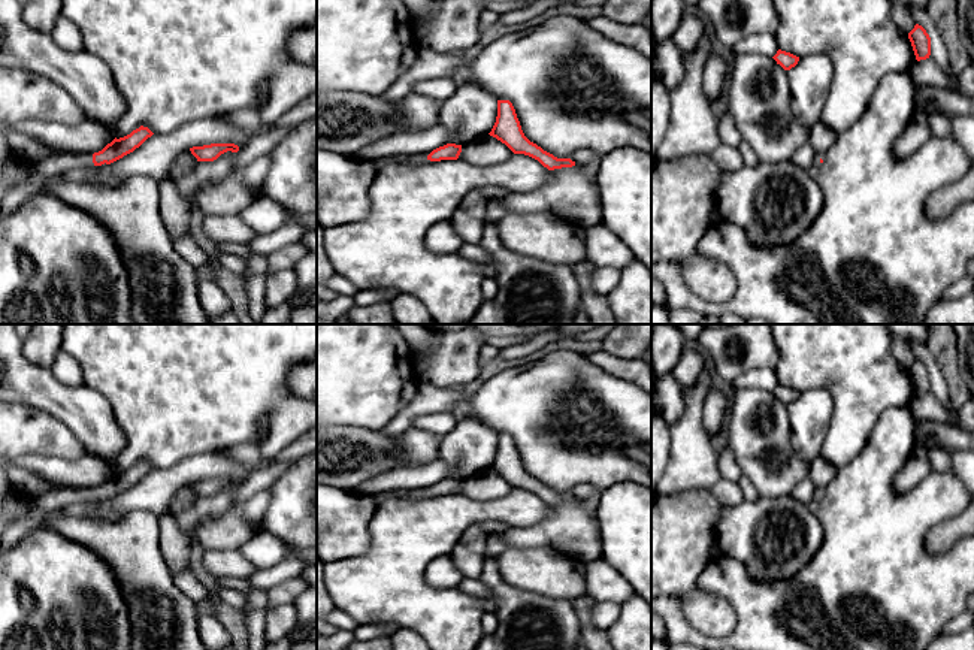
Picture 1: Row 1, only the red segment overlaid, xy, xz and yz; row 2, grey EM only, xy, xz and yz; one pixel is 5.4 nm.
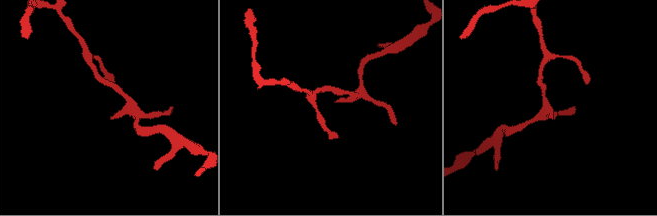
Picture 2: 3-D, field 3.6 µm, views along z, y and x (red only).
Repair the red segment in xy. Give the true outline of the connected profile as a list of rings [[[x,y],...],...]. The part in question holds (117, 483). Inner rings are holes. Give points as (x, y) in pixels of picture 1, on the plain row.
[[[140,460],[130,469],[114,474],[102,486],[94,489],[61,489],[36,496],[30,513],[12,523],[0,541],[0,553],[13,547],[22,536],[33,530],[42,530],[42,520],[48,514],[81,516],[88,502],[111,499],[139,483],[154,468]]]

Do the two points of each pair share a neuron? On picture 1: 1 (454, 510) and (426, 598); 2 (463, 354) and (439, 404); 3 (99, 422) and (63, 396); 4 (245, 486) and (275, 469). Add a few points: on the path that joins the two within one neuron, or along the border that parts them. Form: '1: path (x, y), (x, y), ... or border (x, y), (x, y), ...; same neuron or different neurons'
1: path (432, 532), (416, 549), (416, 576); same neuron
2: border (425, 383), (438, 387), (471, 389); different neurons
3: path (90, 417), (81, 408), (72, 405); same neuron
4: path (253, 484), (268, 475); same neuron

